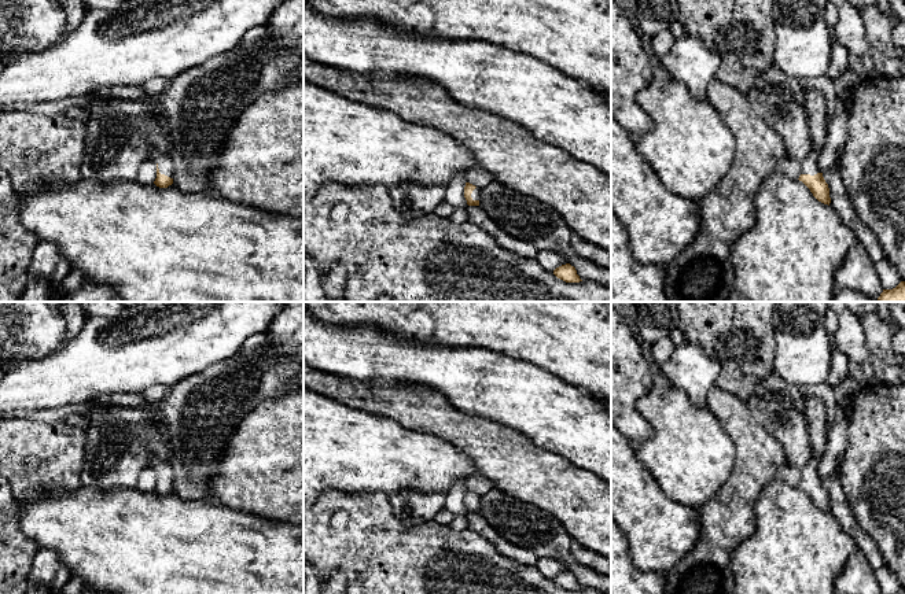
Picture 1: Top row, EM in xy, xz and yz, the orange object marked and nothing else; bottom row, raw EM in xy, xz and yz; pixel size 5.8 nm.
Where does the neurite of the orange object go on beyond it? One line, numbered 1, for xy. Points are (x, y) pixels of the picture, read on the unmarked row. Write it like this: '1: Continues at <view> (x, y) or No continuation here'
1: Continues at xy (165, 472)

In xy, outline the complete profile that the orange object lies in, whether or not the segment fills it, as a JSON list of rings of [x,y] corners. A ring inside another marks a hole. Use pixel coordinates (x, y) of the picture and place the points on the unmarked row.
[[[152,460],[148,462],[150,468],[157,471],[157,486],[154,491],[159,495],[168,495],[173,491],[173,468],[169,462]]]

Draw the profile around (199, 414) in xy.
[[[284,302],[265,333],[268,353],[257,357],[236,353],[181,380],[157,402],[152,421],[168,435],[173,491],[185,501],[217,502],[210,479],[218,473],[217,461],[240,420],[260,403],[282,396],[294,387],[297,375],[303,366],[303,302]]]

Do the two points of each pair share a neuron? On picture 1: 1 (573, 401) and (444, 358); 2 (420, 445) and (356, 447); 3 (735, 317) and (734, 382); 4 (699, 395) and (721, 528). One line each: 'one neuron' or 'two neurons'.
1: one neuron
2: one neuron
3: one neuron
4: two neurons

